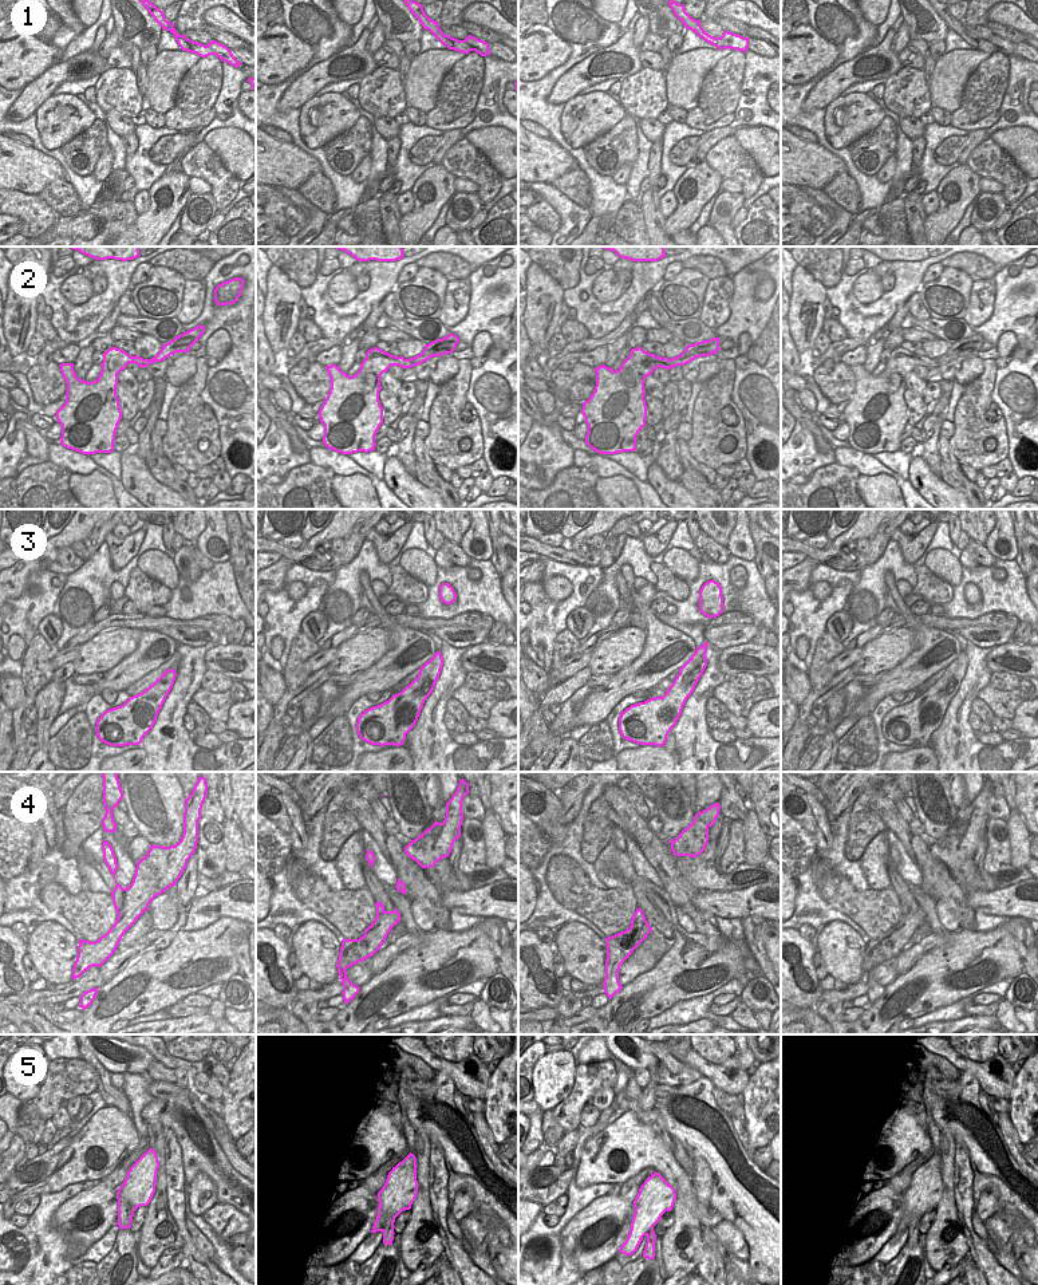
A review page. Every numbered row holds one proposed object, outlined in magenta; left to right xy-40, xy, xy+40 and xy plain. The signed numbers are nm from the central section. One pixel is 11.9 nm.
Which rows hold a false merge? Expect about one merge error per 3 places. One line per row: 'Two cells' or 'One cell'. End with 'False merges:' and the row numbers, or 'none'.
1: Two cells
2: One cell
3: One cell
4: Two cells
5: One cell
False merges: 1, 4

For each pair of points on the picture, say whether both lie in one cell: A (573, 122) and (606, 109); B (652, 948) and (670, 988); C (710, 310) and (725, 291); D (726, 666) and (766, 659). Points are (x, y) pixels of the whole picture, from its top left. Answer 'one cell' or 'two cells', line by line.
A: one cell
B: two cells
C: one cell
D: one cell

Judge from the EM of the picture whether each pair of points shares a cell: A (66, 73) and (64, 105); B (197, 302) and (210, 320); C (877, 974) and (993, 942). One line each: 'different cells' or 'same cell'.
A: different cells
B: different cells
C: different cells

